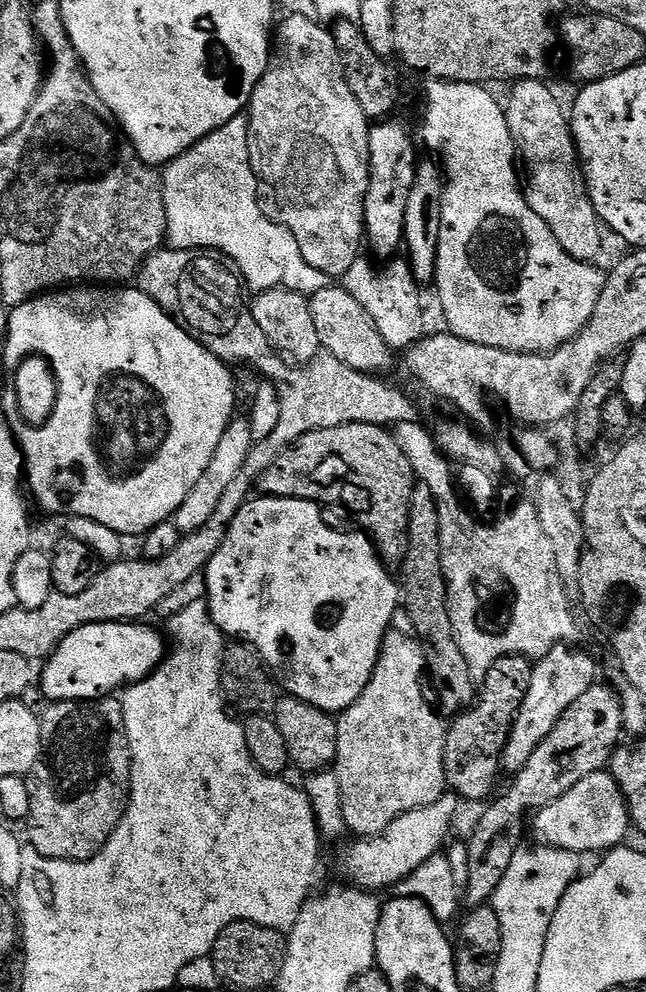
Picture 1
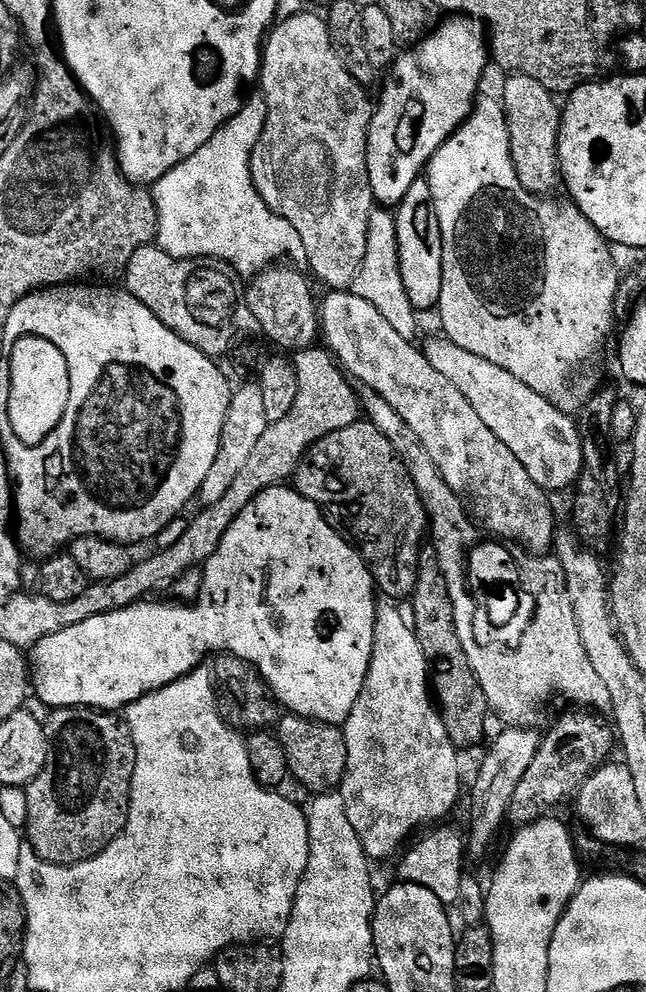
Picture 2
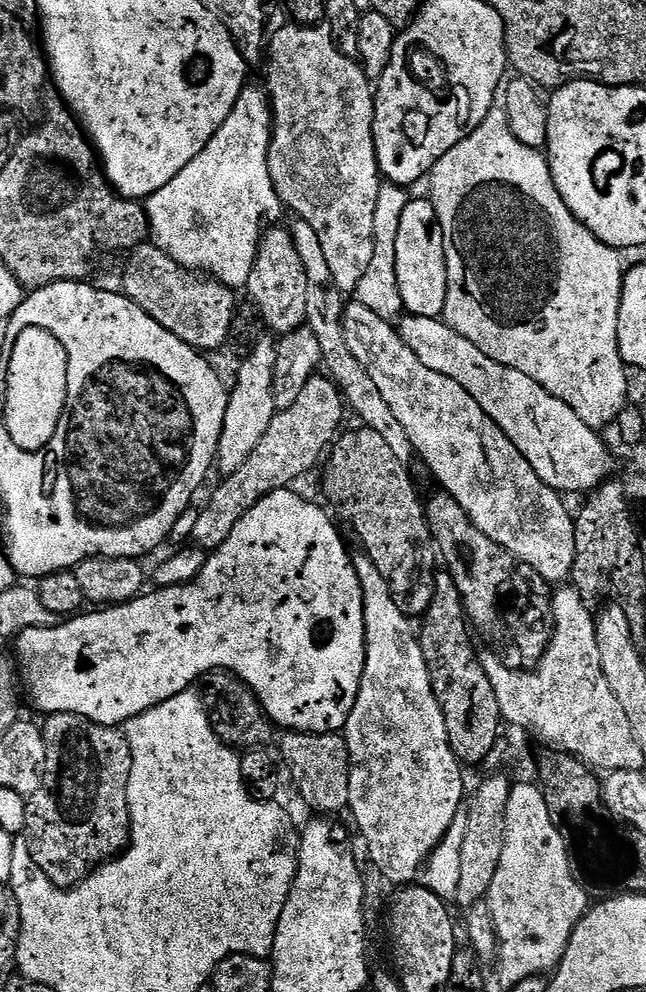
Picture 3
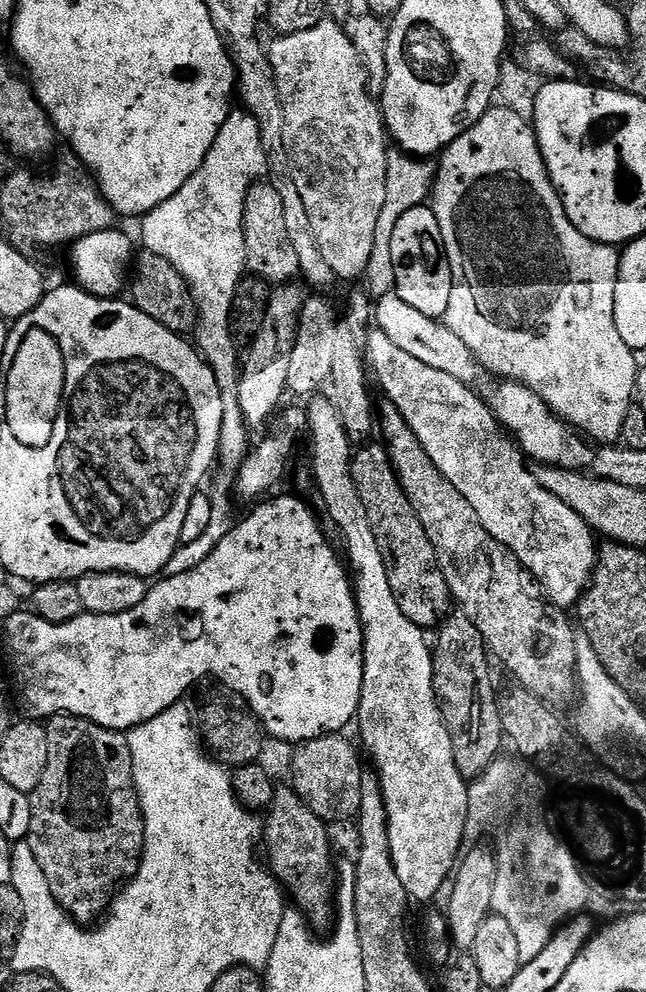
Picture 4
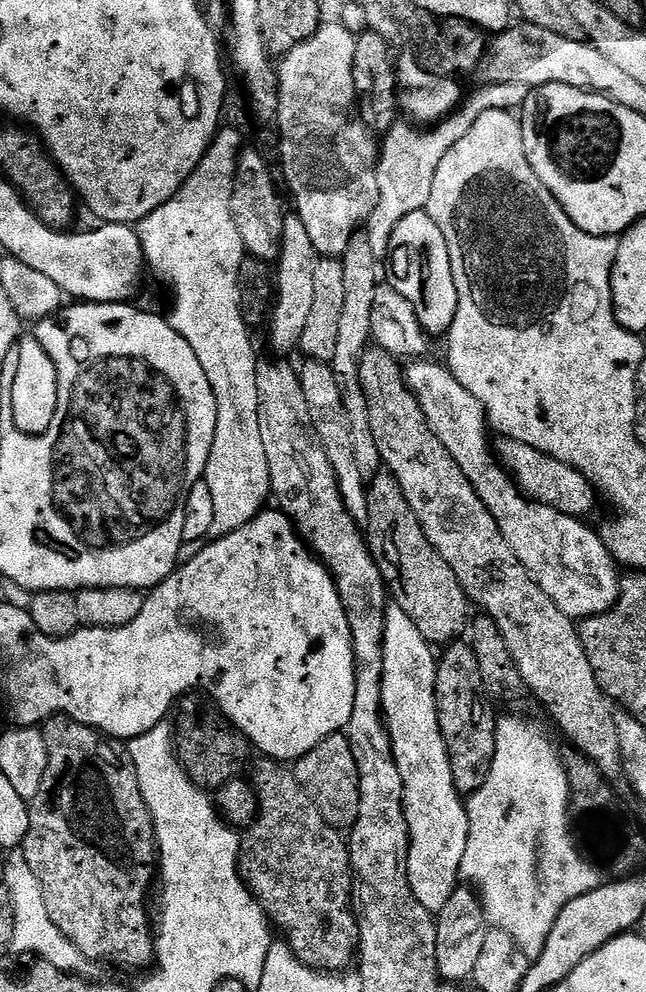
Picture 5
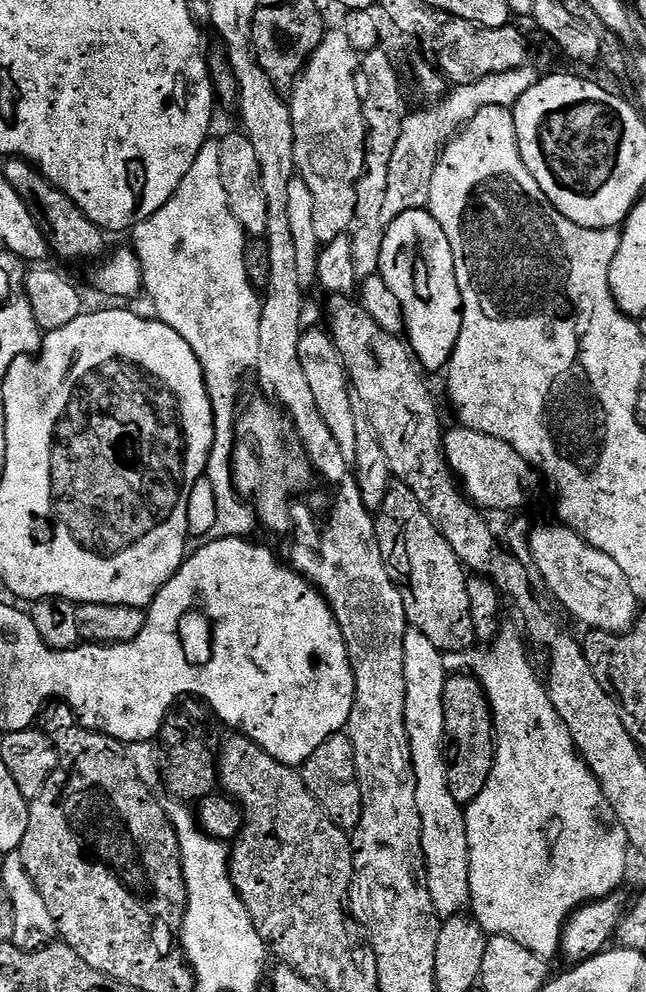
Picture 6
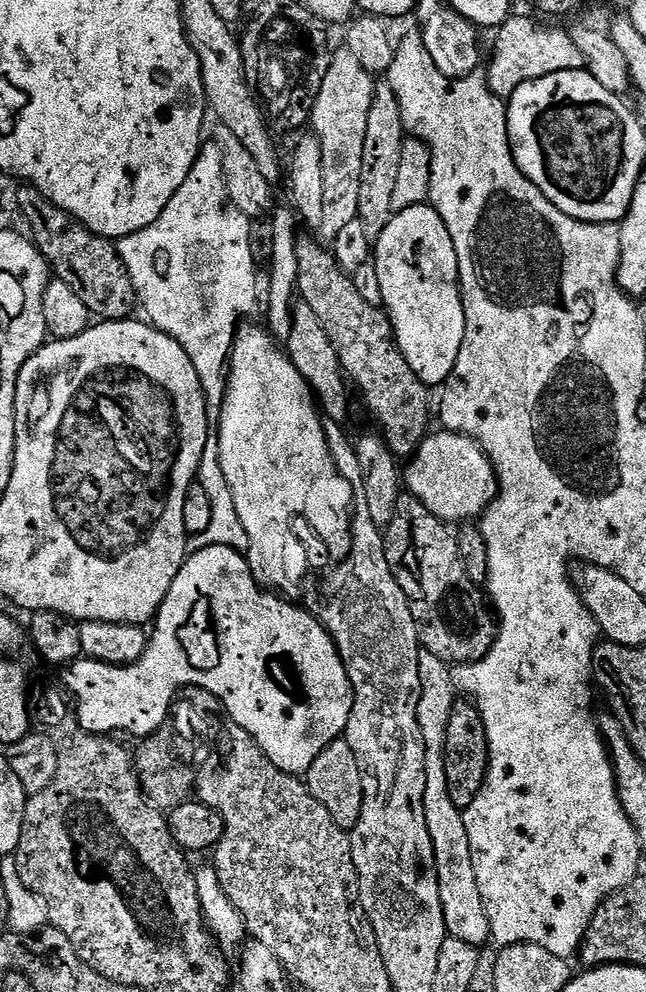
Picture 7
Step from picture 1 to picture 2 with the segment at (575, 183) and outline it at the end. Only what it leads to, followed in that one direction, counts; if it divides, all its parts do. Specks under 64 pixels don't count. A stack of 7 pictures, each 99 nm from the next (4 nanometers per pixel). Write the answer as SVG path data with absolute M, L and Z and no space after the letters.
M515 74L507 77L508 81L504 84L504 96L502 103L504 113L508 119L508 129L510 130L510 146L512 147L512 157L518 178L526 191L534 196L541 198L547 197L548 192L552 192L562 184L562 173L560 171L560 121L562 119L562 108L558 103L557 97L542 82L534 82L534 78L517 76Z

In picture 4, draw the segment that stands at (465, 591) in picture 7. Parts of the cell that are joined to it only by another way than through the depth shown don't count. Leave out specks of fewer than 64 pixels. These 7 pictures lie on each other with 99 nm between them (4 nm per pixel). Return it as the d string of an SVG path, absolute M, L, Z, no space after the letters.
M380 442L372 443L355 449L352 457L354 486L358 490L358 498L362 498L362 506L366 506L366 518L370 518L378 550L382 550L382 562L386 566L390 590L394 592L398 610L402 610L402 614L406 614L406 618L419 628L432 630L449 615L448 607L454 604L452 591L448 588L440 563L436 561L434 546L396 477L387 447Z

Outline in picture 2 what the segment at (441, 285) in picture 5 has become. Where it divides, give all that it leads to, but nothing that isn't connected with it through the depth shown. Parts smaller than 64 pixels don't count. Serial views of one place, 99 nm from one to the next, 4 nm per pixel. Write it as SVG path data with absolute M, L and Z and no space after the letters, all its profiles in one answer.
M427 179L416 180L394 212L397 224L398 258L404 289L417 310L435 309L442 294L442 230Z

